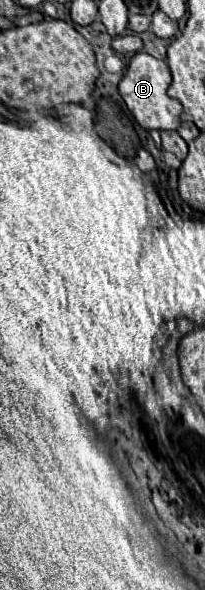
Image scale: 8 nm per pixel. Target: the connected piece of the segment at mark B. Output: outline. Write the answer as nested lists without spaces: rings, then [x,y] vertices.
[[[141,51],[141,53],[135,53],[129,67],[127,67],[127,73],[123,75],[121,83],[119,83],[119,93],[123,97],[123,101],[127,103],[131,115],[135,117],[135,121],[151,131],[151,129],[179,129],[179,119],[181,119],[181,103],[173,97],[167,95],[167,87],[171,83],[171,73],[167,63],[161,61],[161,59],[155,59],[153,55]]]

